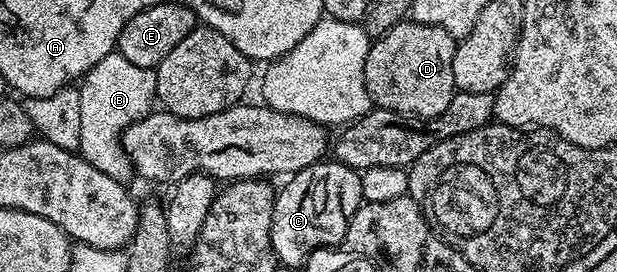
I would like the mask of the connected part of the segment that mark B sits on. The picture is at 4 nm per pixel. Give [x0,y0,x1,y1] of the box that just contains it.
[78,52,157,183]

